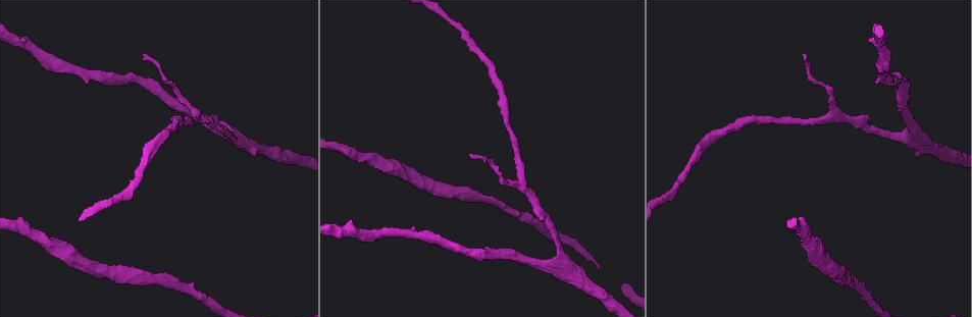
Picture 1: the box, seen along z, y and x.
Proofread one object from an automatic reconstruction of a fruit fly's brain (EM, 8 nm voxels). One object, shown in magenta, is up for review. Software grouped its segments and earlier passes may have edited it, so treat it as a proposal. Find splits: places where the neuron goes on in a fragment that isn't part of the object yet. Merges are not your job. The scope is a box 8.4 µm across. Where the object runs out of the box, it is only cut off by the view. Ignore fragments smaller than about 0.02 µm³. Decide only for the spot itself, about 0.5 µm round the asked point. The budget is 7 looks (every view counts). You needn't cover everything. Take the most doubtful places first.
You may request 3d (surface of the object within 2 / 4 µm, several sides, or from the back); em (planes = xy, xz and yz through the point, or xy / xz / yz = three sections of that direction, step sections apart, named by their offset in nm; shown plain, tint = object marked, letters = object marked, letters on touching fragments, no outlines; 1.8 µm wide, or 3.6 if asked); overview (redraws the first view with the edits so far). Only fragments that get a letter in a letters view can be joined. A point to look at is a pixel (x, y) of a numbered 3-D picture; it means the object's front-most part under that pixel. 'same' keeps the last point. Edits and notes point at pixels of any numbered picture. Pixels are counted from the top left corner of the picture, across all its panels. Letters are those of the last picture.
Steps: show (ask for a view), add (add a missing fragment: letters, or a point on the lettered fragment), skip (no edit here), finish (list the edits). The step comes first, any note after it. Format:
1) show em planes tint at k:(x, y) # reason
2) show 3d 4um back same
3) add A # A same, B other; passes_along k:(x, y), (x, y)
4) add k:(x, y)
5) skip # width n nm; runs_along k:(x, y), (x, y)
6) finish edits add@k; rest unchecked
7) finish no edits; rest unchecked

show 3d 4um at 1:(912, 135) # three-way junction

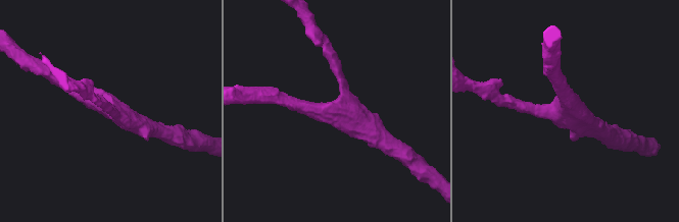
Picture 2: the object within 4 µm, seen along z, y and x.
show em planes letters at 2:(115, 105) # now the EM

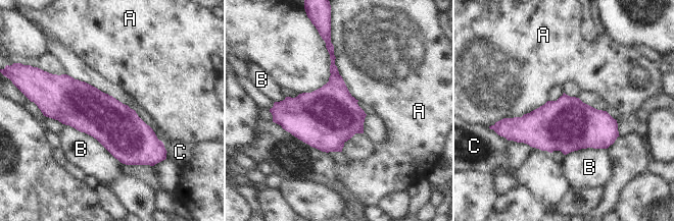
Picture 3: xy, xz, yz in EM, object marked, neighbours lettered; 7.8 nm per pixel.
skip # width 360 nm; A other, B other, C other; none of them fits

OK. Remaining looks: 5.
show em xz step 4 tint at 1:(524, 187) # three arms meet

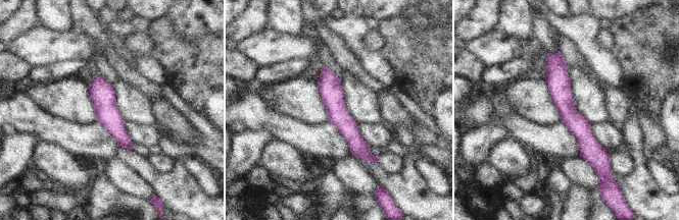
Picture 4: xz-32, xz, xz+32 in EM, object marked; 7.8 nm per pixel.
show em xz step 4 letters same # see the neighbours

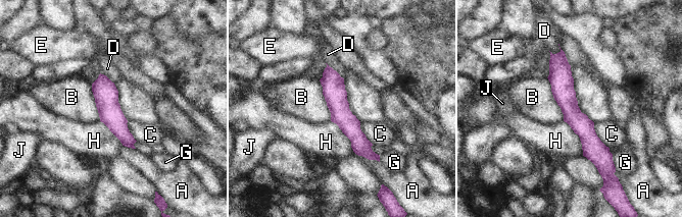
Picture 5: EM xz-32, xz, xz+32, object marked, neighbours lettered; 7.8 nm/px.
skip # A other, B other, C other, D other, E other, G other, H other, J other; runs_along 5:(552, 56), (572, 114), (600, 162); none of them fits

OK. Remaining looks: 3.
show 3d 2um back at 1:(145, 56) # tapers out

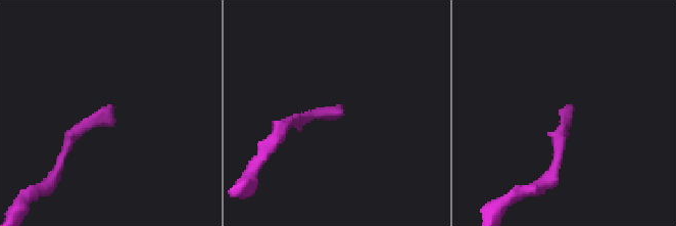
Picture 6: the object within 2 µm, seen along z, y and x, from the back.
show em yz step 16 tint at 6:(342, 108) # now the EM

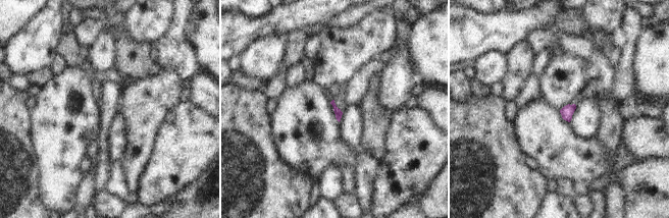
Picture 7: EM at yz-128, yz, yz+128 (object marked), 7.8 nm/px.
show em planes letters same # cut it another way

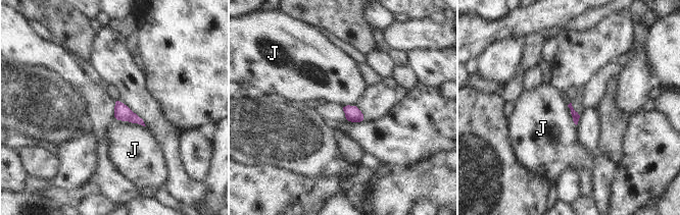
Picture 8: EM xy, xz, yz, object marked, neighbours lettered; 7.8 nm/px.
skip # J other; border 8:(113, 115), (117, 119), (145, 126); no lettered fragment goes on from it

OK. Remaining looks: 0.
finish no edits; rest unchecked

